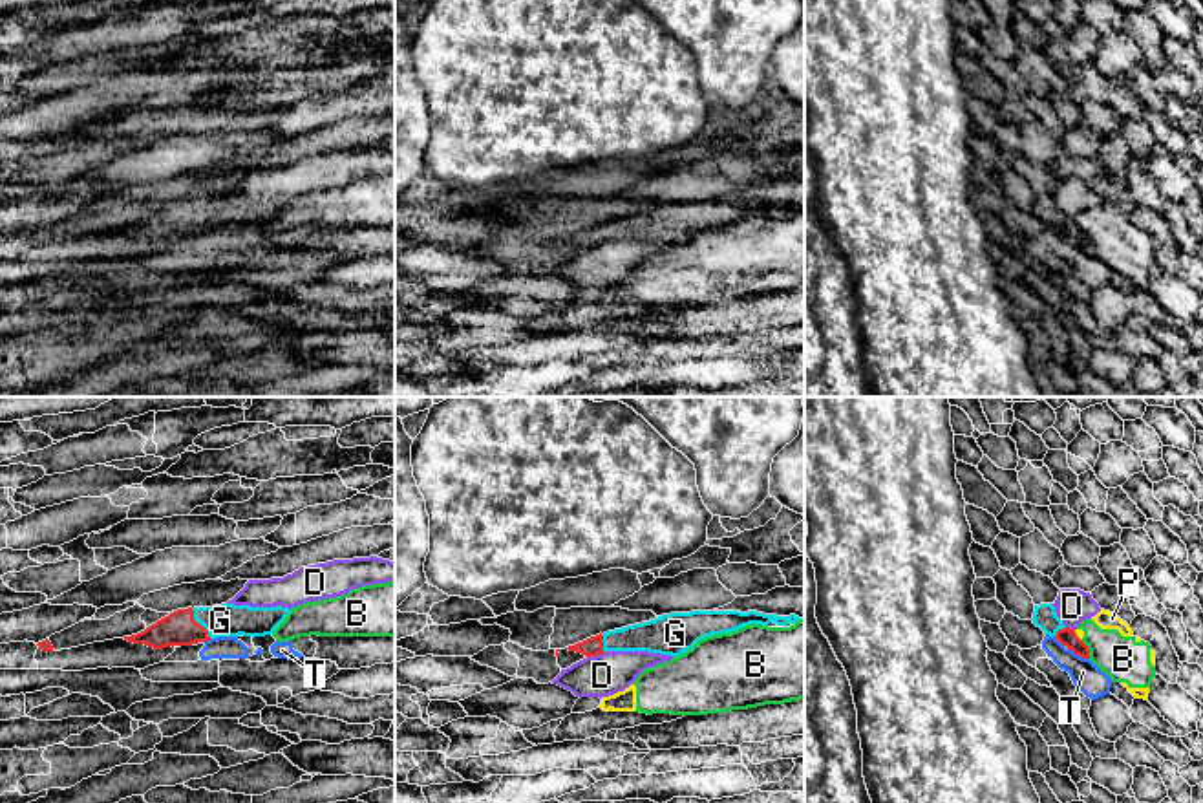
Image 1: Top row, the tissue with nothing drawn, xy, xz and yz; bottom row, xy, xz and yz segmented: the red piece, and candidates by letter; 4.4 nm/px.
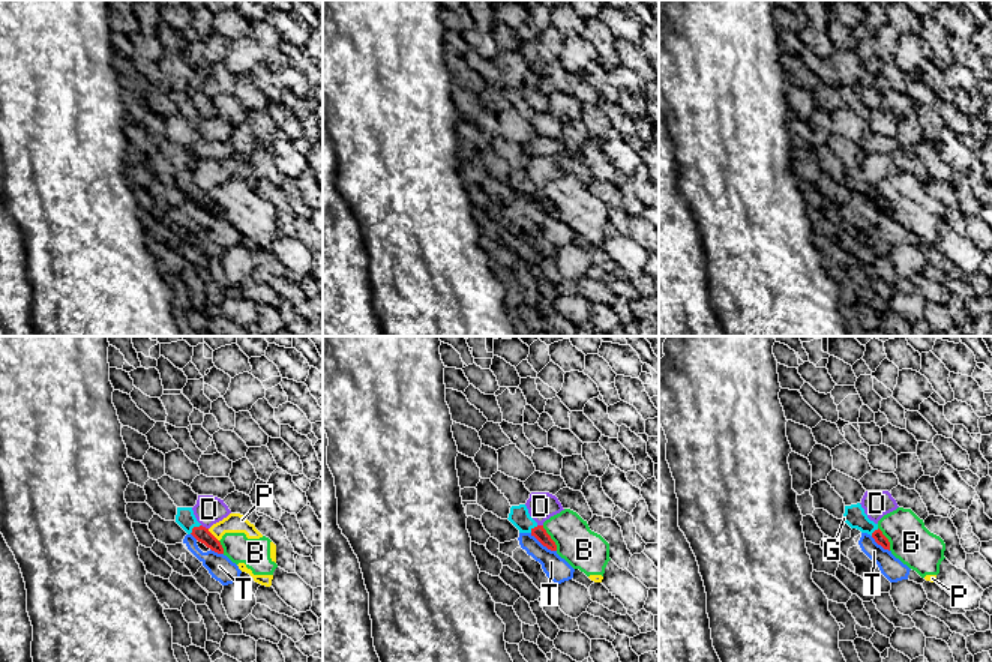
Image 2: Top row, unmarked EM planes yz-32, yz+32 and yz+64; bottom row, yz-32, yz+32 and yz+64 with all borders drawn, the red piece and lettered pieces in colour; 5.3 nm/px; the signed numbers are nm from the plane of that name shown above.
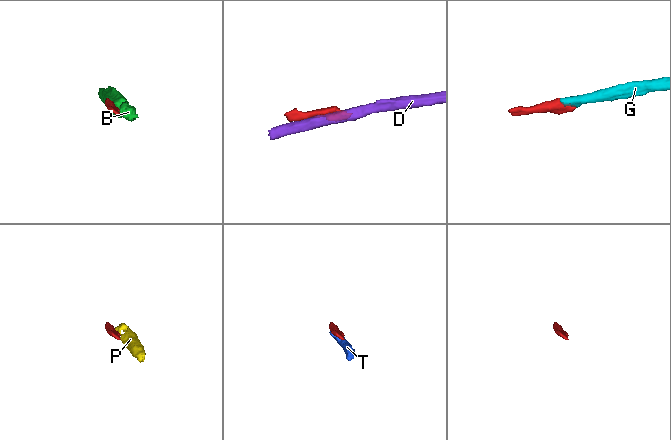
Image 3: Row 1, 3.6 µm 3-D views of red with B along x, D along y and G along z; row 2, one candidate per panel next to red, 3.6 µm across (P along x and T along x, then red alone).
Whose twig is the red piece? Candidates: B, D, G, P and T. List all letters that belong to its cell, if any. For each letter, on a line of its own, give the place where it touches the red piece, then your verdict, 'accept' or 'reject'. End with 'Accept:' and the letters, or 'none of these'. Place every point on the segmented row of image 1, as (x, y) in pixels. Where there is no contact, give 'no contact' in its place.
B: contact yz (1088, 650); reject
D: contact xz (595, 655); reject
G: contact xy (200, 624); accept
P: contact yz (1075, 635); reject
T: contact yz (1079, 655); reject
Accept: G

